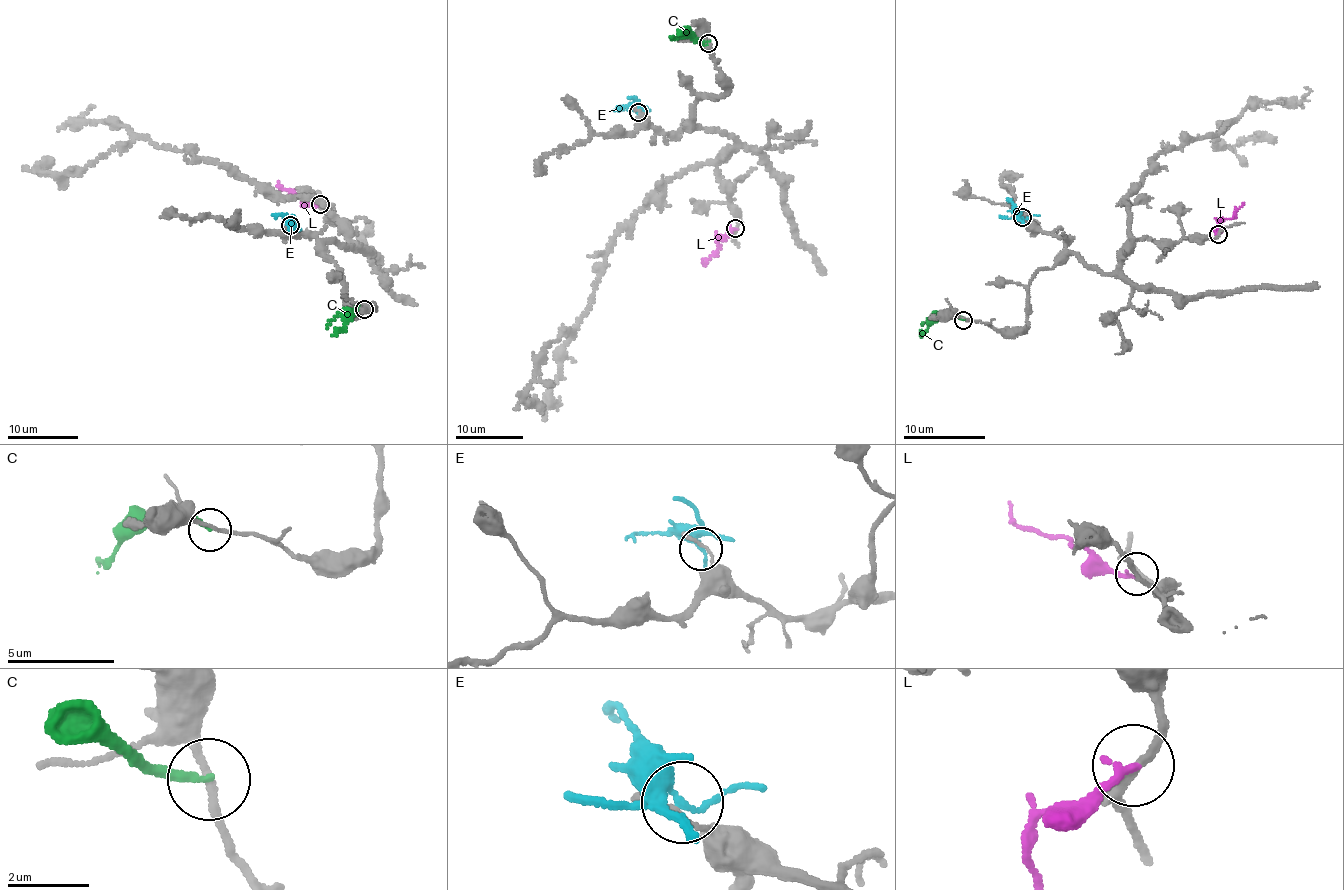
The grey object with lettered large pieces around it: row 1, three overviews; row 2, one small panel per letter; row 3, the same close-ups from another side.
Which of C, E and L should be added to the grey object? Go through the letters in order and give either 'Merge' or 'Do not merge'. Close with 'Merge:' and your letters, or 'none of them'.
C: Do not merge
E: Do not merge
L: Do not merge
Merge: none of them

